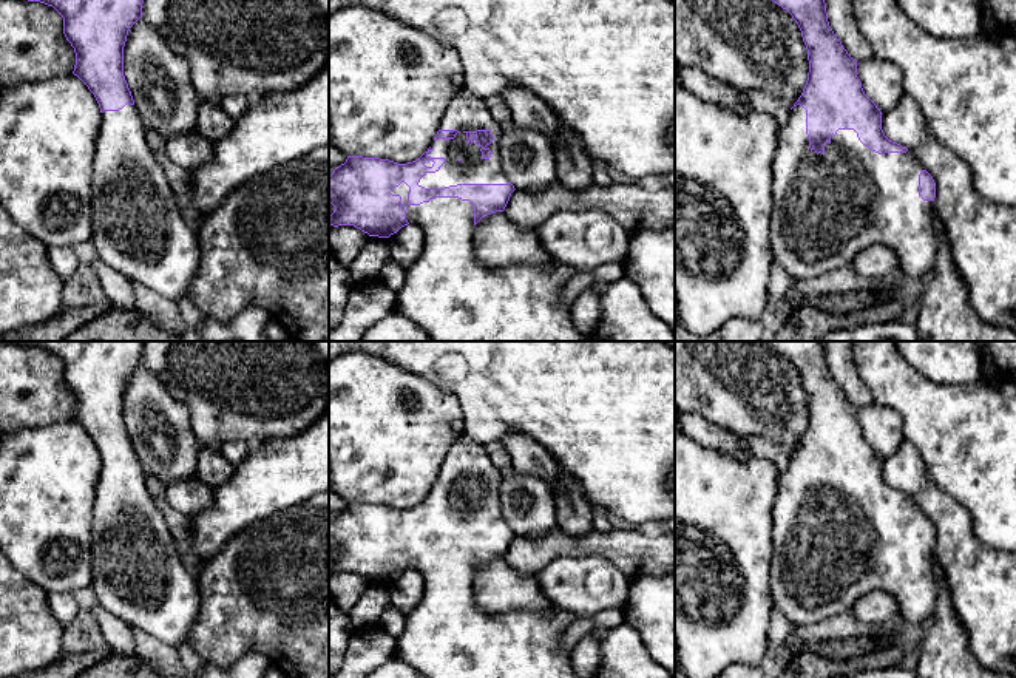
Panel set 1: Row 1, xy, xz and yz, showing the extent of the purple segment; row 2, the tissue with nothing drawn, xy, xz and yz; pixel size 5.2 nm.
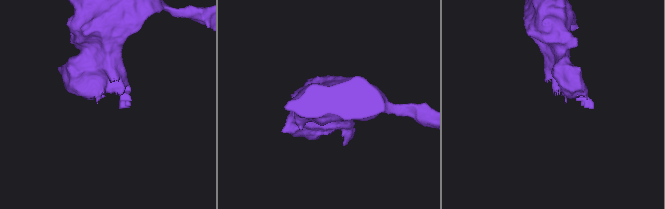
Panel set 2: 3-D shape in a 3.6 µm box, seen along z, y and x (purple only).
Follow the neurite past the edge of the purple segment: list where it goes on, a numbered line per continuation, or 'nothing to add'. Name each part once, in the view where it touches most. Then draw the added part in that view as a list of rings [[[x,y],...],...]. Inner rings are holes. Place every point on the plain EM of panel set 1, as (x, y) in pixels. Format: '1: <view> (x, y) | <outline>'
1: xz (467, 457) | [[[462,436],[448,449],[442,462],[439,476],[457,476],[454,485],[432,486],[431,503],[445,503],[446,508],[435,519],[426,519],[418,531],[425,534],[445,534],[457,530],[508,530],[500,507],[499,470],[485,451],[485,445]],[[489,476],[494,486],[485,494],[491,496],[491,503],[483,505],[480,491],[468,490],[466,479]]]

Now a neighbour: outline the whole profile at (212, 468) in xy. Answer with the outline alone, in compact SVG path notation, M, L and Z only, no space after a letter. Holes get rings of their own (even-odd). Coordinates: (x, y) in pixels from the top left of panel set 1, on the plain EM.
M201 446L195 476L212 490L221 486L233 476L235 466L219 449Z

